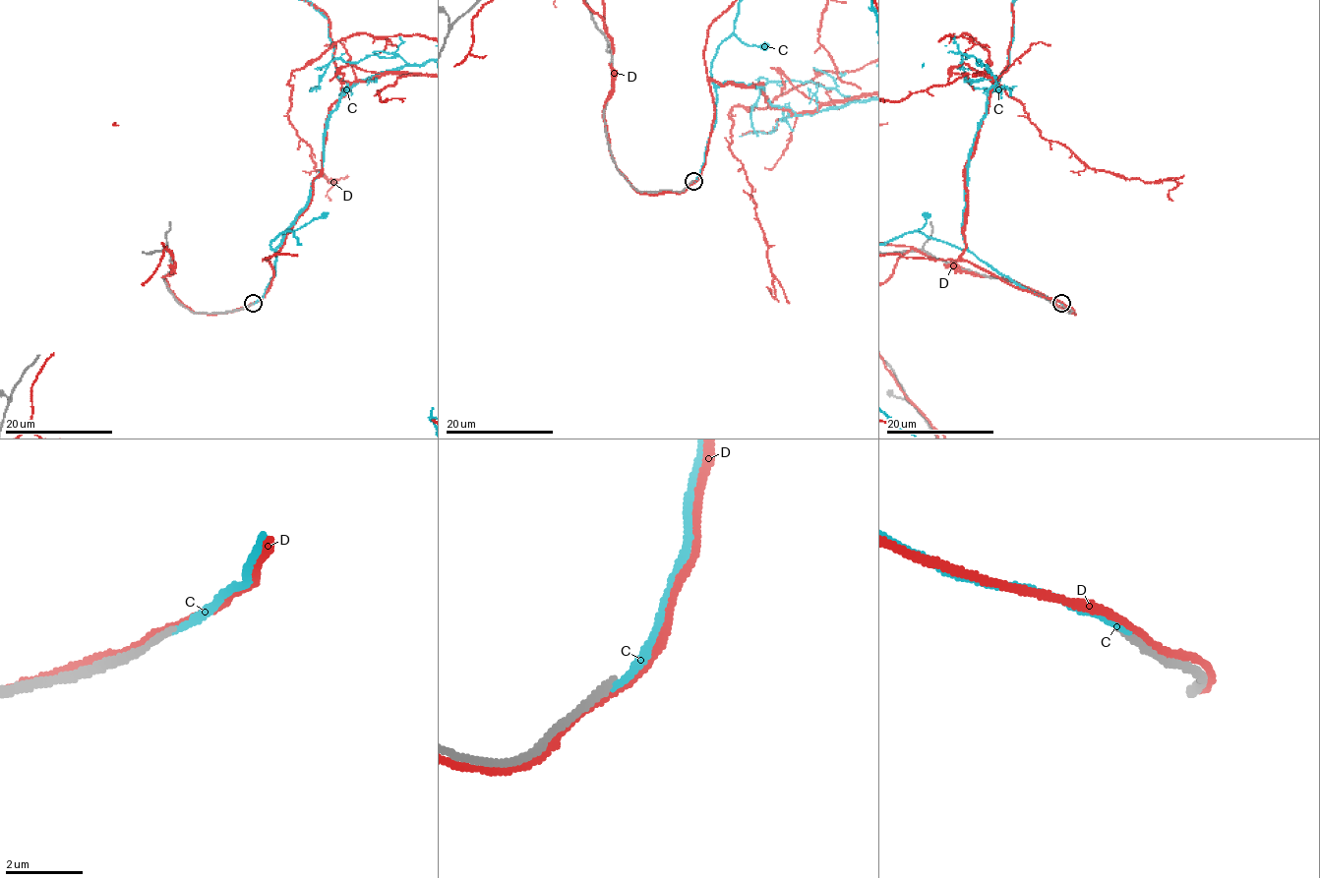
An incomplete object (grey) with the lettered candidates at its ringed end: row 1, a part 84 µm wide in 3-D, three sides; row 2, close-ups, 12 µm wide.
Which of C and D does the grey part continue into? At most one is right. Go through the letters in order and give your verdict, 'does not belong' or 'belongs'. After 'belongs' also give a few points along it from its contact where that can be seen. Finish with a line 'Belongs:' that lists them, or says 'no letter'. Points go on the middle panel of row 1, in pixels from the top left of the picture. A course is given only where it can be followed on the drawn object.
C: belongs
D: does not belong
Belongs: C

